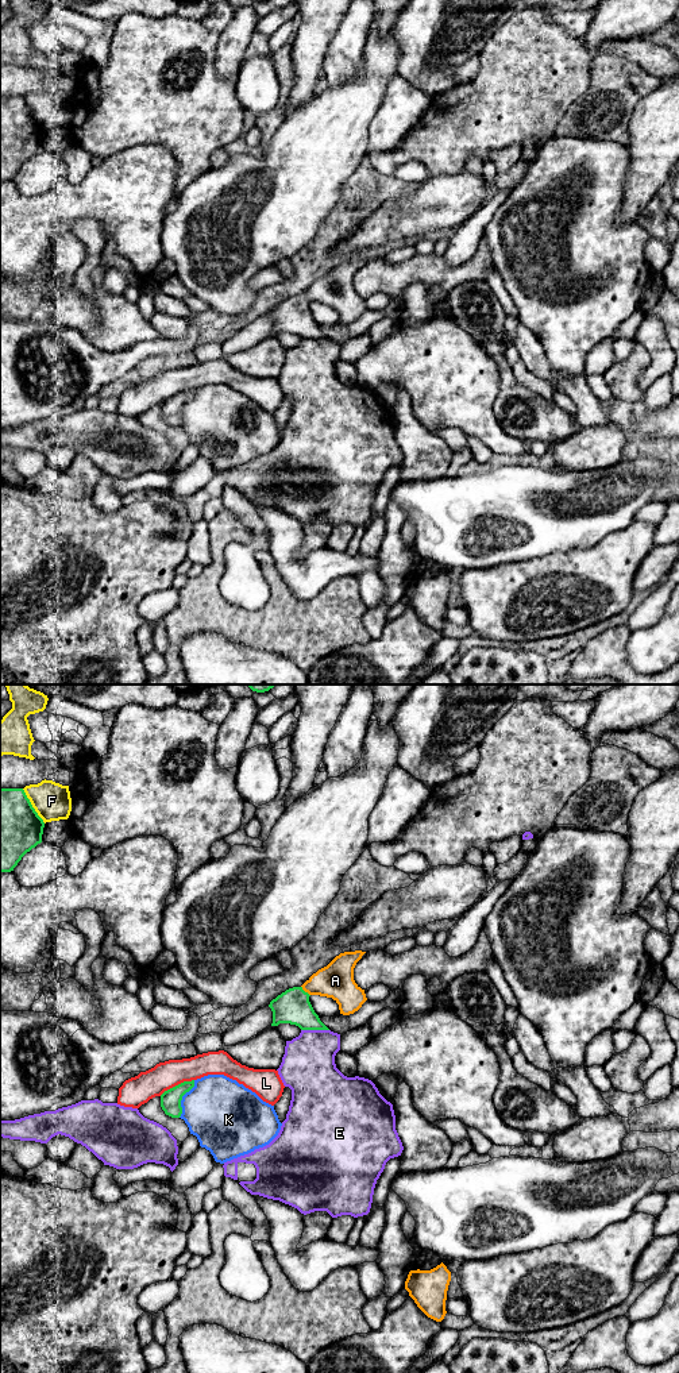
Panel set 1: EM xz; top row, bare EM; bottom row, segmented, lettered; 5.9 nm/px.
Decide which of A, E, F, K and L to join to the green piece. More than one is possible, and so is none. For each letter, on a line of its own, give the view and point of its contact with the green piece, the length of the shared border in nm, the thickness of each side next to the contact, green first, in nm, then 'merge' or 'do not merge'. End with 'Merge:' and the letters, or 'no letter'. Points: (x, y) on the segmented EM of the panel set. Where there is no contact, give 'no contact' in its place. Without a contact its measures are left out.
A: xz (304, 991) | 80 nm | 200/200 nm | merge
E: xz (315, 1029) | 170 nm | 200/320 nm | do not merge
F: xz (31, 806) | 240 nm | 440/220 nm | do not merge
K: xz (181, 1099) | 240 nm | 130/400 nm | do not merge
L: xz (176, 1086) | 220 nm | 130/170 nm | do not merge
Merge: A

